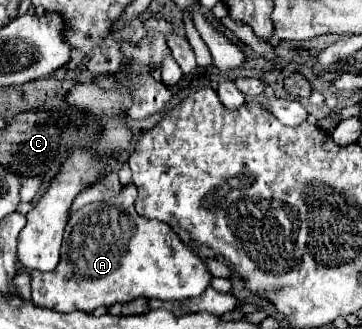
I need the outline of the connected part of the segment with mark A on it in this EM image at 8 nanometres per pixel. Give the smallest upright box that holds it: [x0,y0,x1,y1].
[28,184,212,312]

